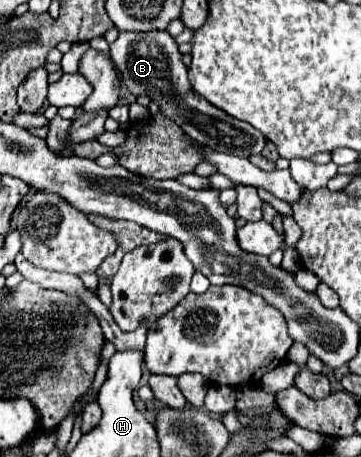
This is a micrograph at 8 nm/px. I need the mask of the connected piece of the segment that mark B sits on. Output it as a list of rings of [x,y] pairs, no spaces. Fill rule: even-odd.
[[[120,32],[116,42],[110,44],[110,54],[126,82],[126,88],[136,96],[146,94],[154,100],[168,118],[176,120],[184,132],[192,136],[192,140],[208,148],[216,148],[216,152],[244,158],[262,152],[266,138],[254,126],[228,116],[192,90],[178,44],[168,32]]]

